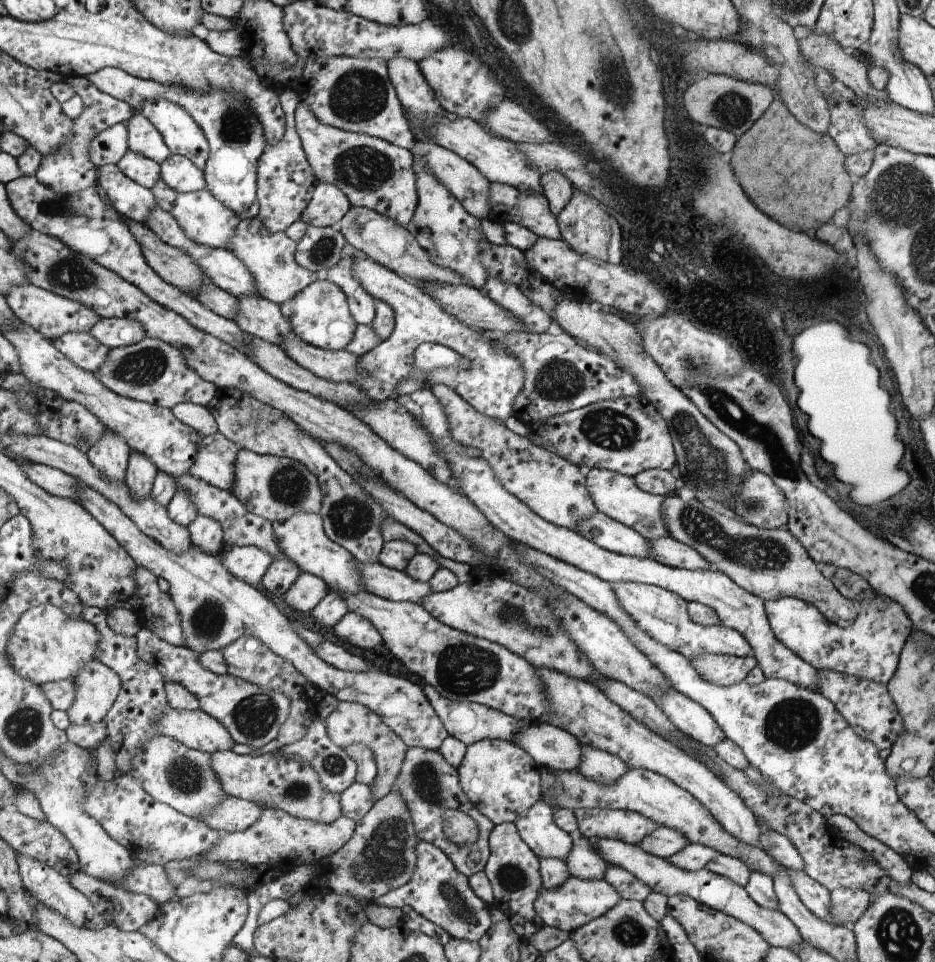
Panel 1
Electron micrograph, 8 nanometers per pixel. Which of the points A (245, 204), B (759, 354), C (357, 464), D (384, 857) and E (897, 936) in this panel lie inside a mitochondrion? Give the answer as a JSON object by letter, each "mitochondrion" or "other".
{"A":"other","B":"other","C":"other","D":"mitochondrion","E":"mitochondrion"}

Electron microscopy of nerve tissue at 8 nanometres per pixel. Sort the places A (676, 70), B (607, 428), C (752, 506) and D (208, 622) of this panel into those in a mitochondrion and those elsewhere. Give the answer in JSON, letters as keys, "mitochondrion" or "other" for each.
{"A":"other","B":"mitochondrion","C":"mitochondrion","D":"mitochondrion"}

